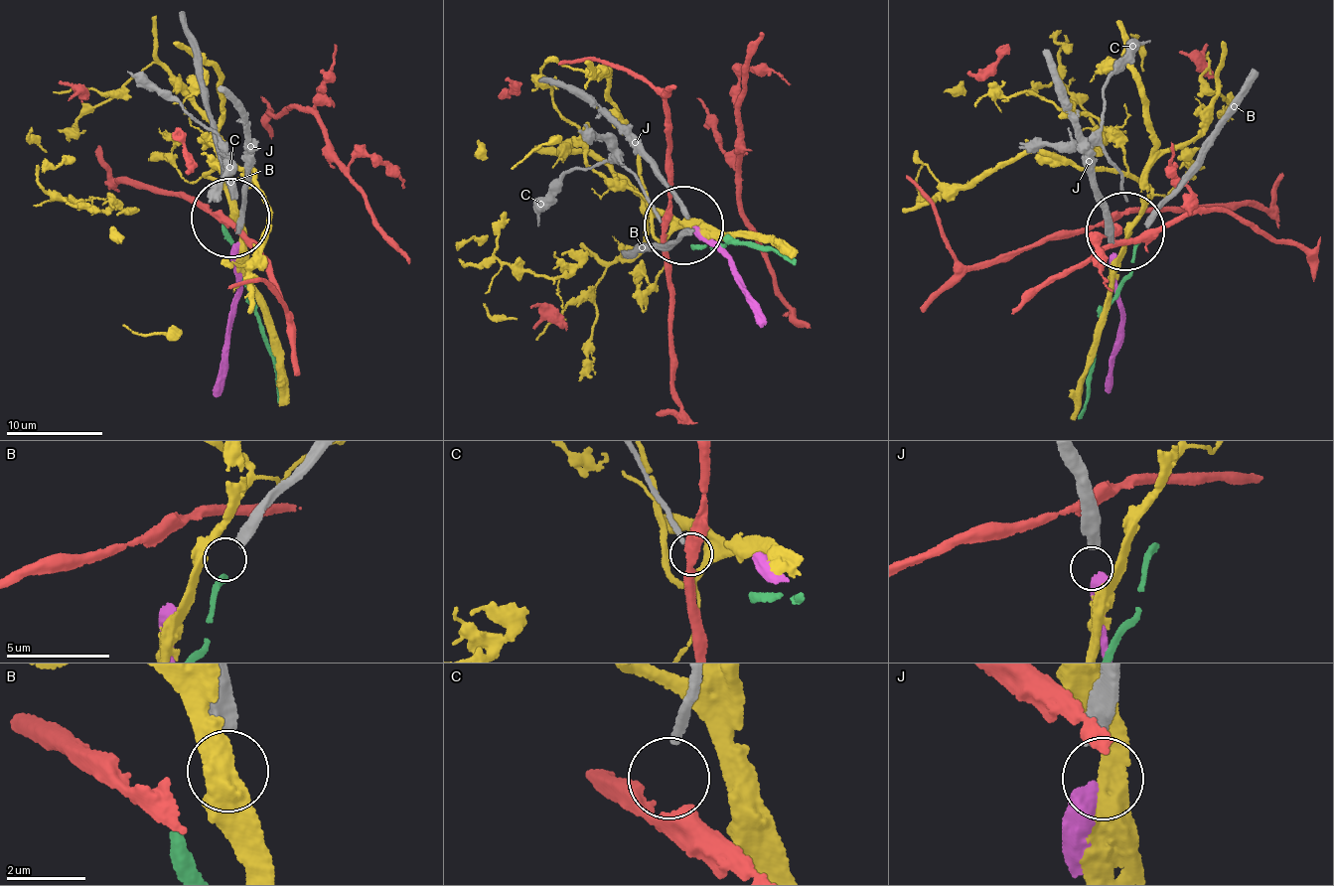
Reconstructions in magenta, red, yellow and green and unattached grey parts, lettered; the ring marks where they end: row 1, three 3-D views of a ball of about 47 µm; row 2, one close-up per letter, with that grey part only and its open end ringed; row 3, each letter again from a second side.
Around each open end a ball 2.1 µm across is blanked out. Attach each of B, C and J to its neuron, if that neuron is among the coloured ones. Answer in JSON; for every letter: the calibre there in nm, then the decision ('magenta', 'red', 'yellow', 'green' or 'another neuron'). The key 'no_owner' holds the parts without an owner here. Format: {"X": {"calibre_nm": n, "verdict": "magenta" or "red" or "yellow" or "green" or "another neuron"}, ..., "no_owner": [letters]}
{"B": {"calibre_nm": 480, "verdict": "another neuron"}, "C": {"calibre_nm": 200, "verdict": "red"}, "J": {"calibre_nm": 440, "verdict": "magenta"}, "no_owner": ["B"]}

